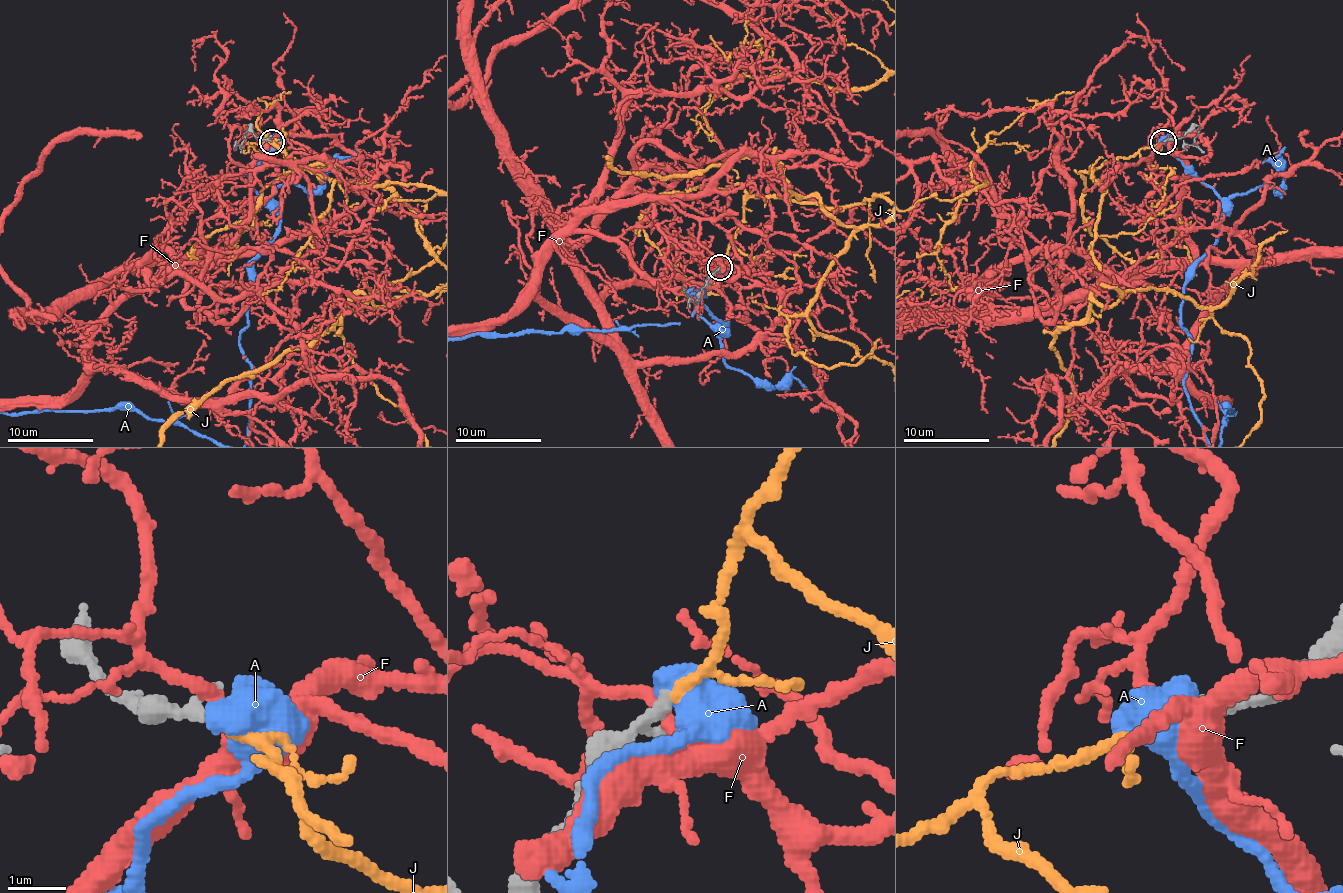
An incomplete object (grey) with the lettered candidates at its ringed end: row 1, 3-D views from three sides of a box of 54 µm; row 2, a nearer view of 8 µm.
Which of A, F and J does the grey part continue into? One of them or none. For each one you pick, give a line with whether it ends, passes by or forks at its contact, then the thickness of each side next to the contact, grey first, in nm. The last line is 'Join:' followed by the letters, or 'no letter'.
J: it passes by; 200 nm thick on the grey side, 130 nm on the other
Join: J

